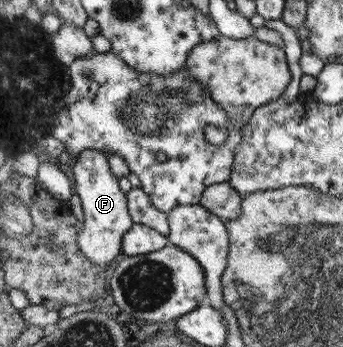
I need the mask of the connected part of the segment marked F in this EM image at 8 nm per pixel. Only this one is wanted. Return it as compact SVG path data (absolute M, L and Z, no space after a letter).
M82 150L76 156L74 164L74 189L82 202L84 223L79 234L78 244L81 251L94 265L113 268L114 264L123 256L122 246L126 233L133 228L133 216L129 214L128 196L120 189L120 180L109 169L107 156L100 150Z

